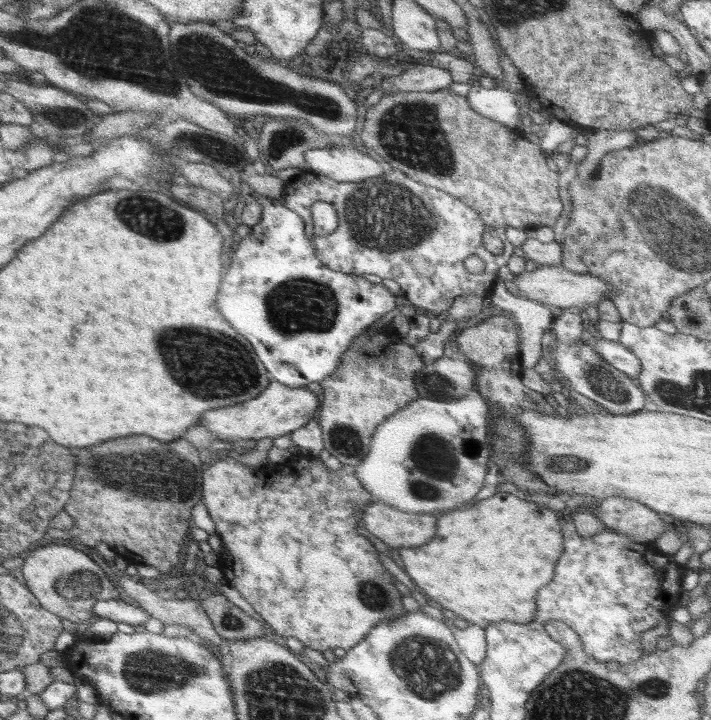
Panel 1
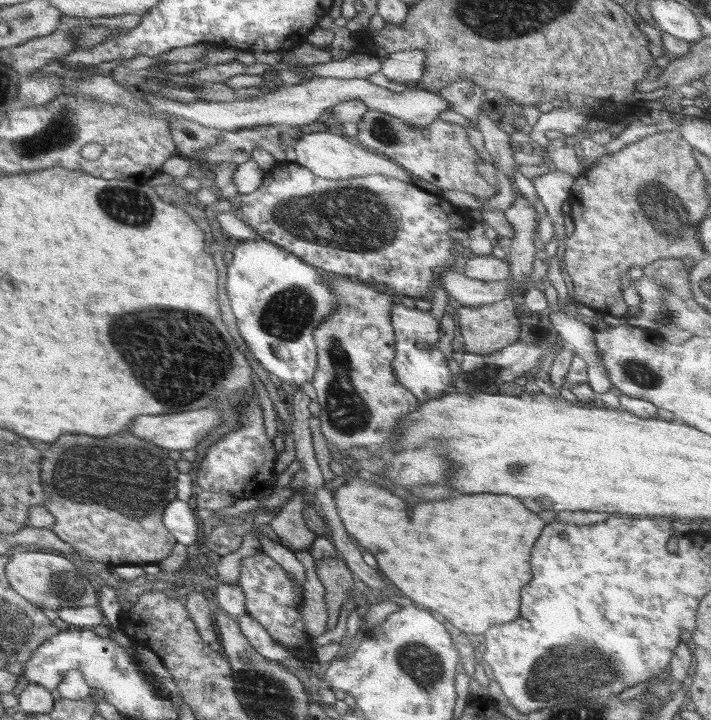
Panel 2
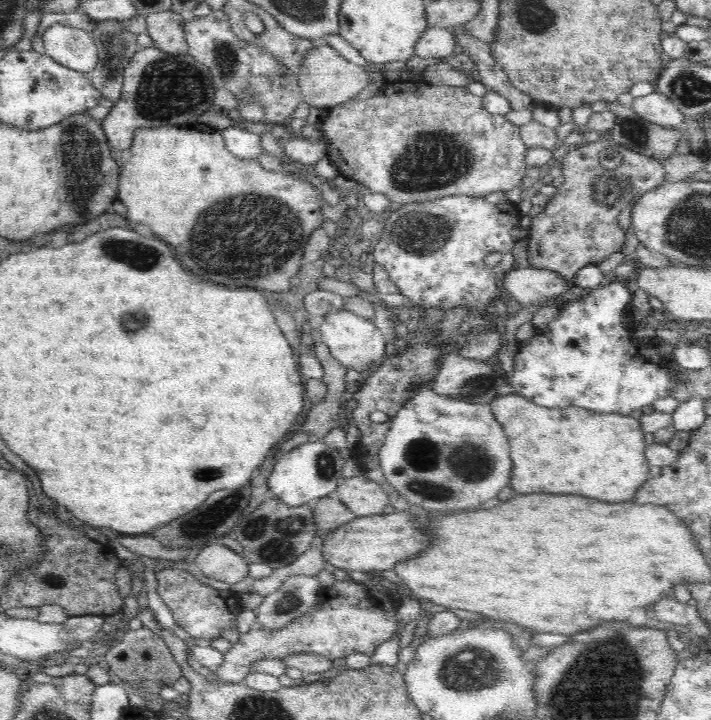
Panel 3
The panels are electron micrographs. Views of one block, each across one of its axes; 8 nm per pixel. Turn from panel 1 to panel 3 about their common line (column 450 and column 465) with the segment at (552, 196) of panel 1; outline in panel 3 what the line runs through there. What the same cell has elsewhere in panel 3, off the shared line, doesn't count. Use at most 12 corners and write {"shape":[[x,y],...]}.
{"shape":[[387,81],[318,122],[393,207],[504,193],[520,127],[464,87]]}

